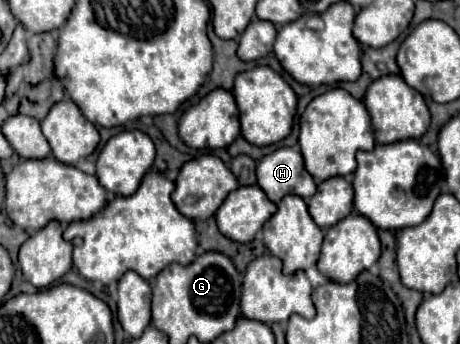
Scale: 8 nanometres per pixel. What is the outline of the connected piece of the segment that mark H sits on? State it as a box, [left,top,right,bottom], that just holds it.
[258,147,316,203]

